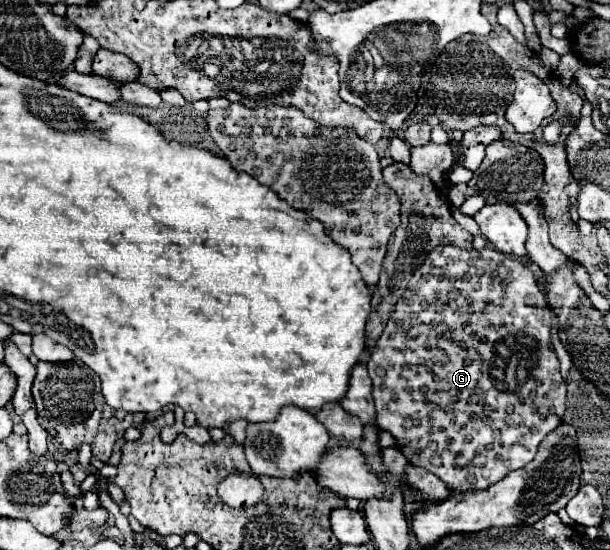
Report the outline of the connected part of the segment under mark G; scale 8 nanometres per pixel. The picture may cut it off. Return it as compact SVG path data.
M438 245L438 249L432 249L426 261L414 271L406 293L398 301L382 337L378 339L378 345L372 353L374 357L370 357L368 361L368 373L372 379L372 397L376 405L376 425L392 433L392 437L398 443L398 449L402 449L404 457L412 465L422 467L434 473L436 477L440 477L452 489L452 493L490 487L492 483L500 481L500 477L506 477L506 473L528 465L538 453L540 441L562 423L562 417L568 409L566 383L560 377L560 369L558 369L560 363L552 347L550 329L552 329L552 313L548 309L548 303L538 287L534 273L518 257L504 255L490 247L476 251L454 245Z

